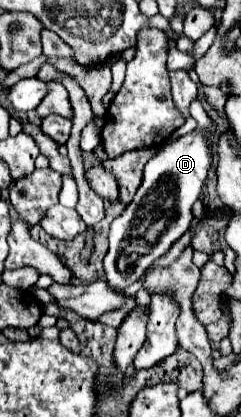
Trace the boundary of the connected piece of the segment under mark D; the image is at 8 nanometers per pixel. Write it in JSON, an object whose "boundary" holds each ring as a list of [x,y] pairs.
{"boundary":[[[194,129],[188,135],[172,139],[164,147],[158,147],[156,155],[146,163],[142,185],[132,203],[126,205],[122,215],[110,225],[110,249],[104,257],[104,279],[108,285],[114,285],[112,289],[124,291],[140,279],[146,269],[192,227],[192,205],[200,197],[212,167],[212,153],[206,135],[208,129]]]}

